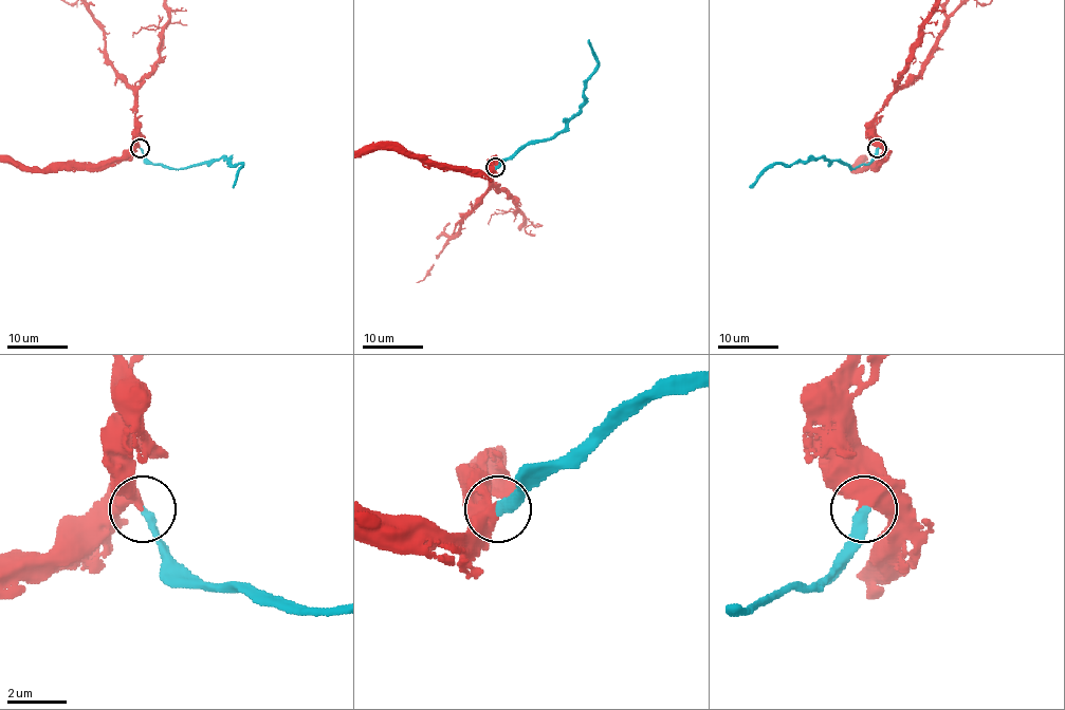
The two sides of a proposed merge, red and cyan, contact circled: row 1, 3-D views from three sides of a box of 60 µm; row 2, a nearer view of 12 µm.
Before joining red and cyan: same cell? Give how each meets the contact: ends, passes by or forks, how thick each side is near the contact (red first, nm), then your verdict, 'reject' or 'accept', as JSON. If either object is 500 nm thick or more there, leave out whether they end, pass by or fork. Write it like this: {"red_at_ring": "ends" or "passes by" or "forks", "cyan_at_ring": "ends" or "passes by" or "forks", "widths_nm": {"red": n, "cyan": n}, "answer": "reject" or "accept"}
{"widths_nm": {"red": 550, "cyan": 320}, "answer": "accept"}

